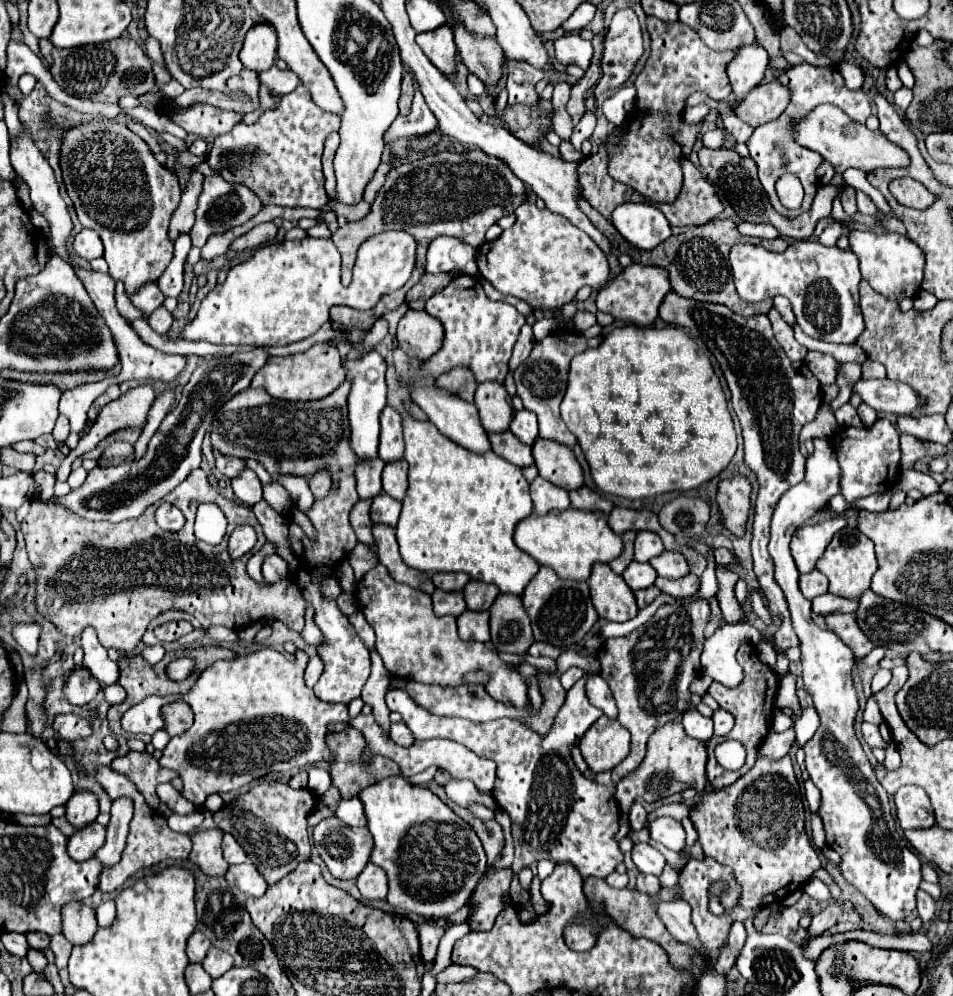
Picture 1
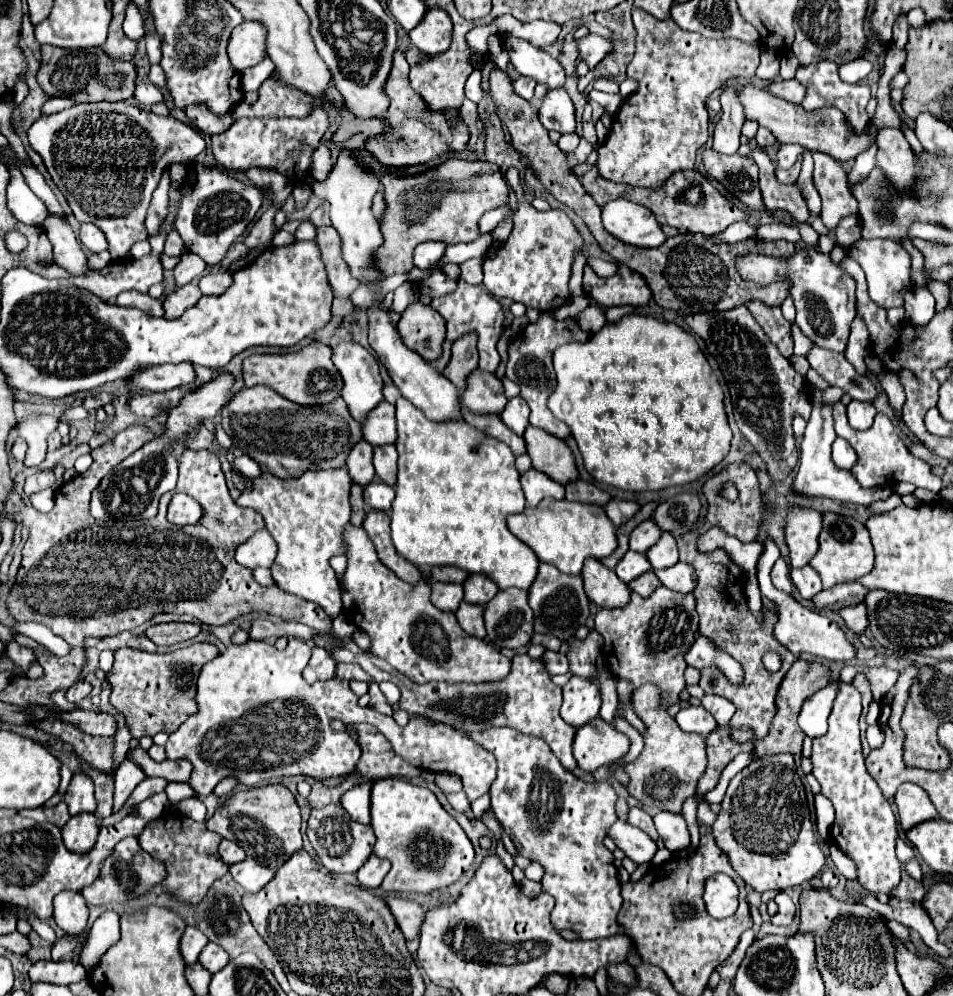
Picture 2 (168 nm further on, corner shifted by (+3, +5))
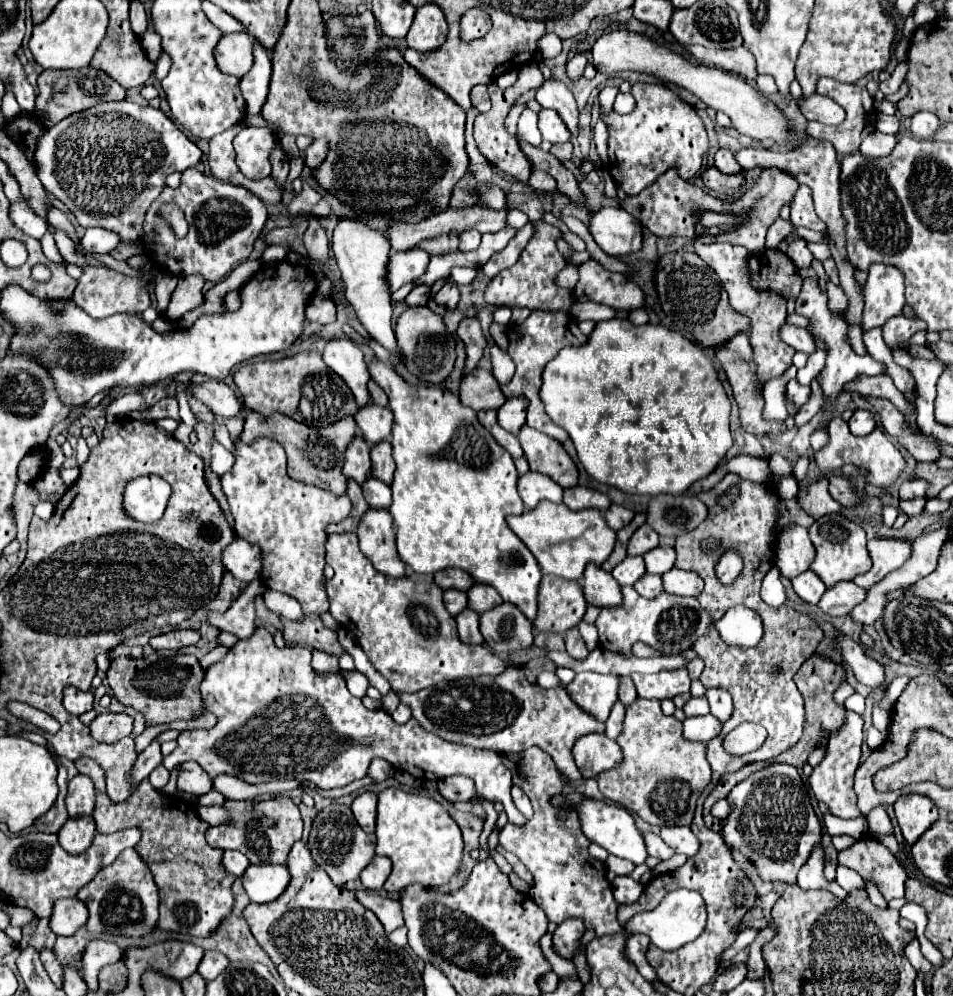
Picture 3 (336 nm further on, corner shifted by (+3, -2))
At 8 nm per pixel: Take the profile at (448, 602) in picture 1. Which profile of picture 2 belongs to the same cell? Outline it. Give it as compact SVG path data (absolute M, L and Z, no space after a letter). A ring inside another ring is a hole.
M432 582L432 604L440 610L456 612L460 602L464 598L462 584L442 584L442 582Z

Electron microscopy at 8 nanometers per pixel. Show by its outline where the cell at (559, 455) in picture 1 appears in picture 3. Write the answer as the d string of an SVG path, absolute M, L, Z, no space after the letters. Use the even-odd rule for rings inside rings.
M528 425L520 429L518 439L532 471L548 475L564 489L574 487L578 483L578 467L556 439Z

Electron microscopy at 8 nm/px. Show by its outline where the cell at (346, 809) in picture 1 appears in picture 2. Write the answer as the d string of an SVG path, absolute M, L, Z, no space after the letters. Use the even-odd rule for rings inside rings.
M362 782L340 798L342 808L360 824L370 824L370 786L370 782Z

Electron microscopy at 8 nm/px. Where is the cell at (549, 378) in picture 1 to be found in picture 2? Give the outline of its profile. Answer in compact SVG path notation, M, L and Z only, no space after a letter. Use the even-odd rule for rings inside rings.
M542 312L540 320L534 324L528 324L518 338L510 344L510 360L506 366L506 376L516 382L520 386L520 396L528 402L530 406L530 424L546 430L548 434L556 436L556 438L568 438L570 436L570 428L556 420L556 416L550 412L548 408L548 398L550 394L556 390L556 374L552 368L552 352L562 346L562 344L570 344L570 342L588 342L590 334L586 334L576 320L564 320L564 322L556 322L550 314Z

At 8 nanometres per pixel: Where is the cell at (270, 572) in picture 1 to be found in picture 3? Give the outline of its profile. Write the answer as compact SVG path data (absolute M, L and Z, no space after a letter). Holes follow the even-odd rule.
M236 537L234 543L222 551L222 565L238 581L248 583L258 579L258 571L262 571L262 553L252 543Z

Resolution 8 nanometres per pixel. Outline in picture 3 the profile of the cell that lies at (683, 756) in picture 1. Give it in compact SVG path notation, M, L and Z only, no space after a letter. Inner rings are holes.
M636 699L632 705L626 707L624 731L618 737L618 745L622 747L624 759L618 767L602 771L598 775L598 787L602 795L610 801L616 801L630 809L632 813L640 815L646 823L658 827L672 827L672 825L690 825L696 809L696 801L700 793L708 787L712 779L710 765L706 761L706 745L686 741L682 737L682 723L676 717L666 717L660 711L660 703L654 699Z

